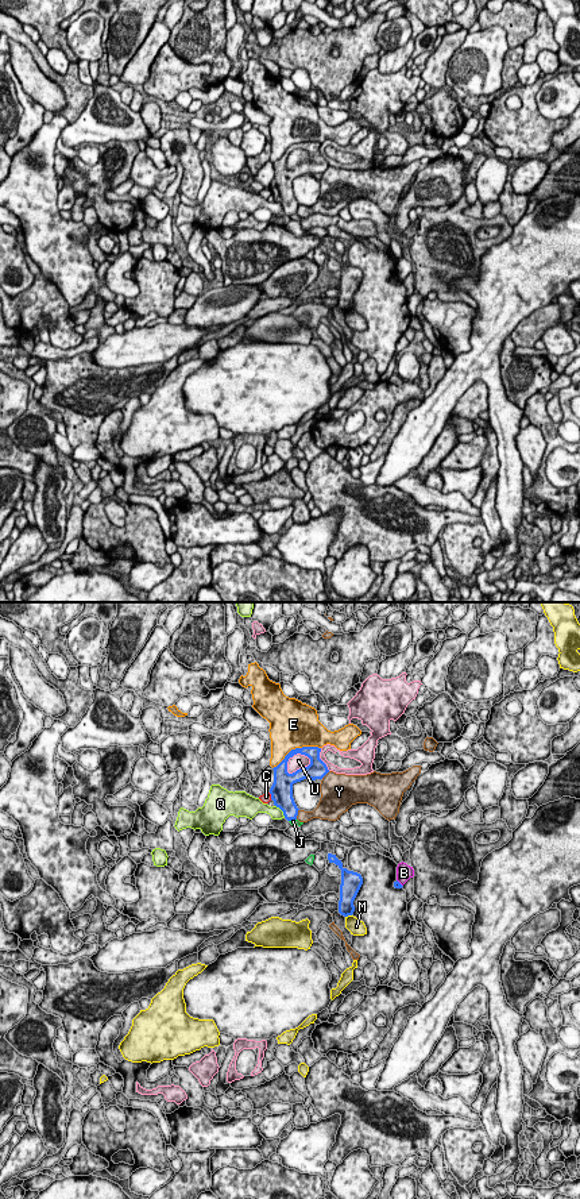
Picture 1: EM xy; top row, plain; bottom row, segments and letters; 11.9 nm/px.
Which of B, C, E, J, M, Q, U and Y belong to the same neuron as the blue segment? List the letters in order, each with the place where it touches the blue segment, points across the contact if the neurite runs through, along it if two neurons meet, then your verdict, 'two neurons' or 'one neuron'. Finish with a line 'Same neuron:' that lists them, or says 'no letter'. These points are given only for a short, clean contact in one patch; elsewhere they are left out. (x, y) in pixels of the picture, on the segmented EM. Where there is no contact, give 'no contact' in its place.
B: xy (399, 883) | along xy (397, 879), (402, 886) | two neurons
C: xy (271, 795) | along xy (269, 793), (271, 798) | two neurons
E: xy (296, 748) | two neurons
J: xy (292, 818) | two neurons
M: xy (348, 914) | two neurons
Q: xy (282, 810) | two neurons
U: xy (300, 768) | two neurons
Y: xy (297, 814) | two neurons
Same neuron: no letter

